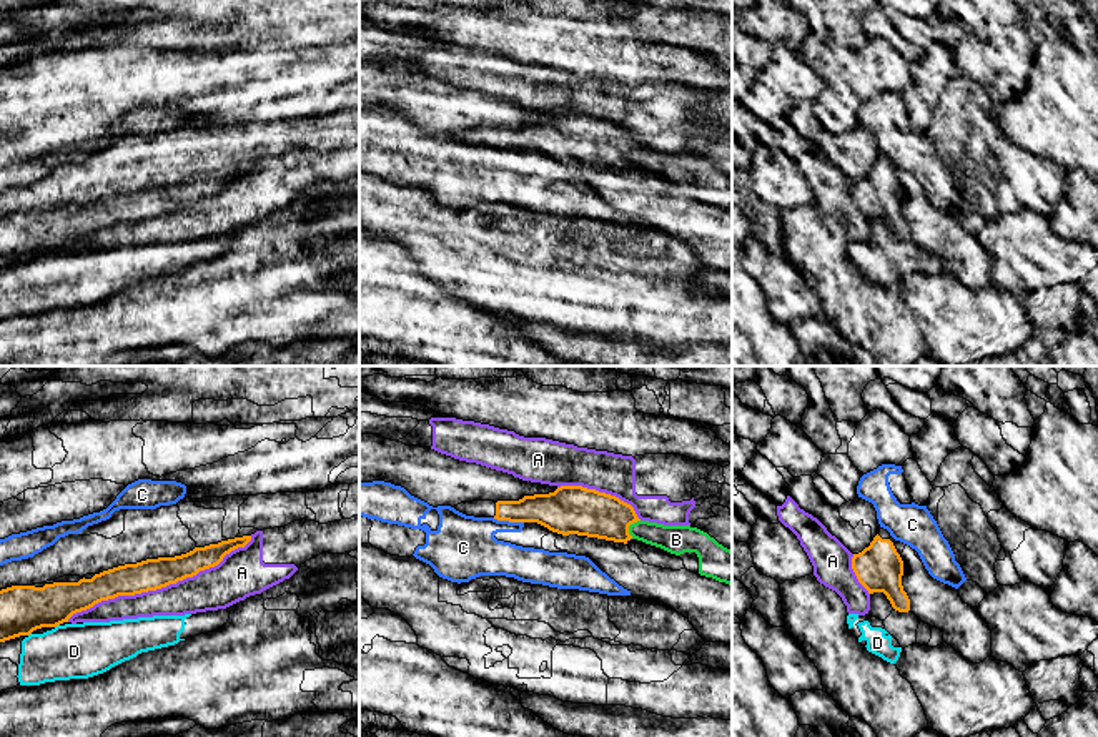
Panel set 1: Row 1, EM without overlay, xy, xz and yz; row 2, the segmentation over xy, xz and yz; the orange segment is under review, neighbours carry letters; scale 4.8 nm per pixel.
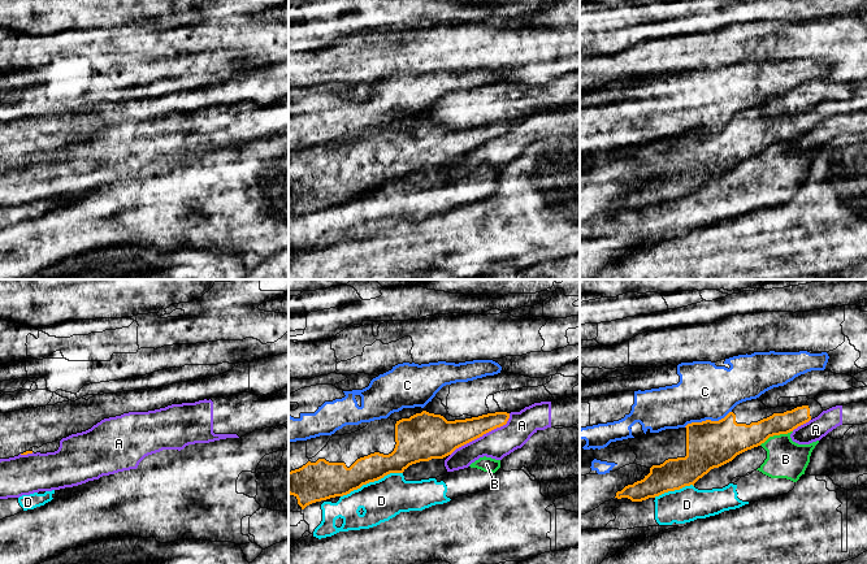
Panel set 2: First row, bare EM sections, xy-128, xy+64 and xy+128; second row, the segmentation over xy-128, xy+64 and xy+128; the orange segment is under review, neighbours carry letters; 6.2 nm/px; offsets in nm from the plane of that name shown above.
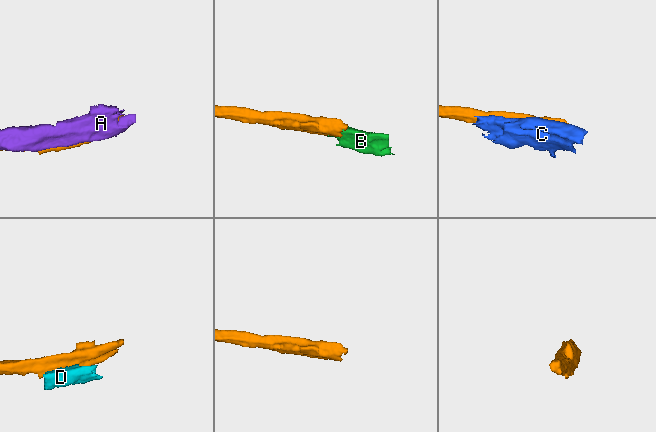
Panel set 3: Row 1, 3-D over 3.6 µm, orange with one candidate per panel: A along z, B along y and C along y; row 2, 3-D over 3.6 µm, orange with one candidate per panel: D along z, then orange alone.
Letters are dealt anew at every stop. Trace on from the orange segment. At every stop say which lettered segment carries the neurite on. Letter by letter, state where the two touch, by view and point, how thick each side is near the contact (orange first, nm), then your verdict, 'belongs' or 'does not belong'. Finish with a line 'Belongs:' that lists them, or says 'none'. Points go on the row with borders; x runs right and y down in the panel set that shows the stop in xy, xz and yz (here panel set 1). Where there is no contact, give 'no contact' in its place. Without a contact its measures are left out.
A: xy (160, 588) | 150/200 nm | does not belong
B: xz (628, 528) | 220/140 nm | does not belong
C: xz (508, 519) | 200/300 nm | does not belong
D: xy (57, 624) | 220/280 nm | does not belong
Belongs: none

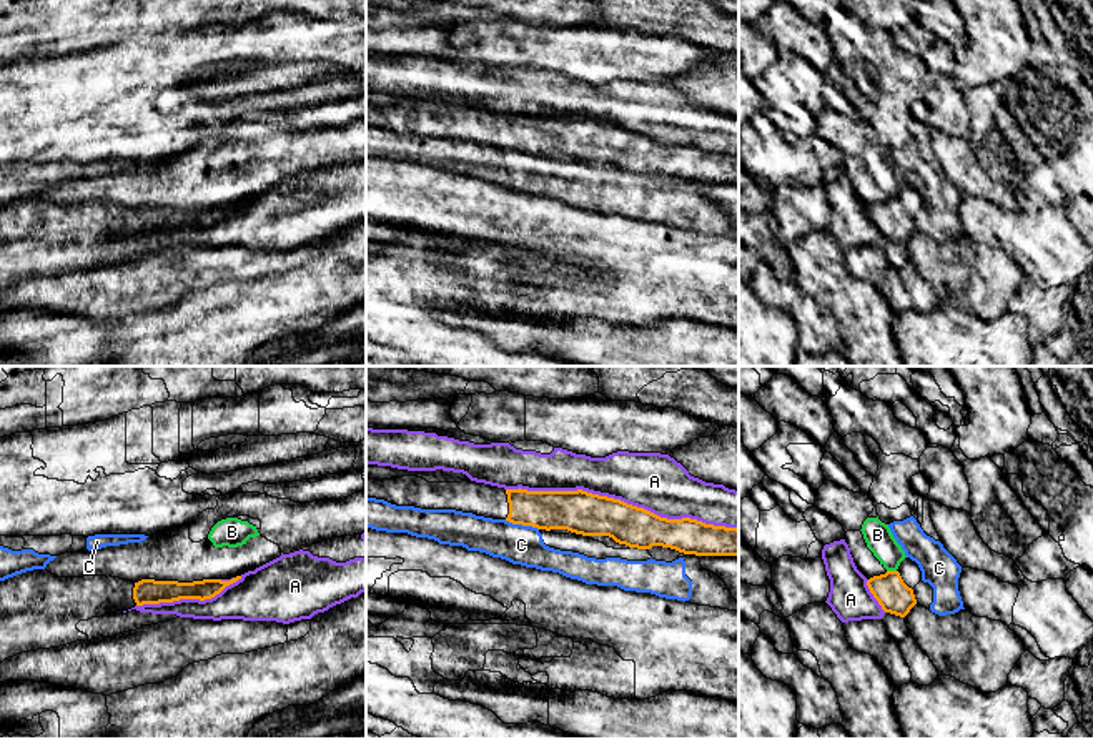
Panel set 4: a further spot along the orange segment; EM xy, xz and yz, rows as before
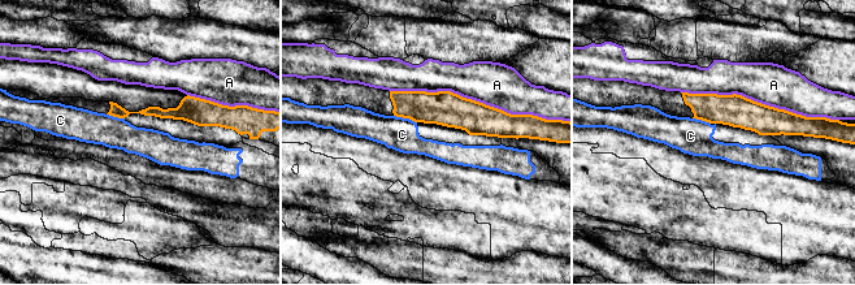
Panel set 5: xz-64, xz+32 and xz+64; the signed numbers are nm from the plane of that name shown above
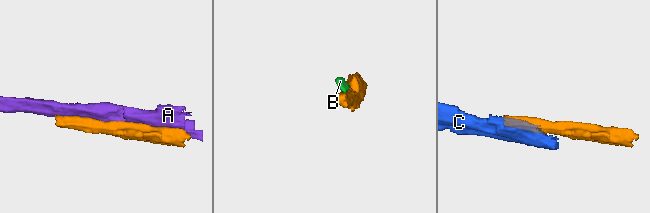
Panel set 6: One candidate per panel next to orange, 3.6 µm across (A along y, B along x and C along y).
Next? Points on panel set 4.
A: xz (623, 501) | 200/280 nm | does not belong
B: yz (892, 571) | 160/140 nm | does not belong
C: xz (521, 523) | 190/190 nm | does not belong
Belongs: none

